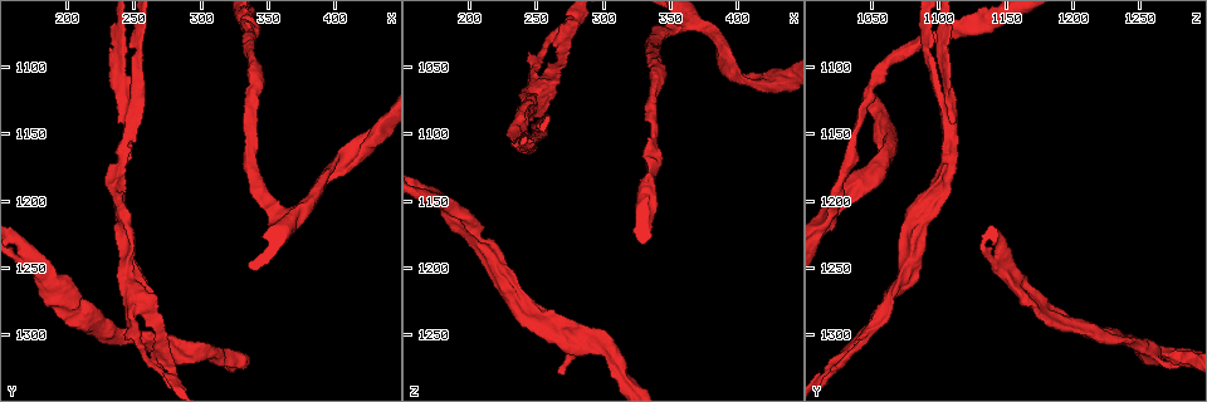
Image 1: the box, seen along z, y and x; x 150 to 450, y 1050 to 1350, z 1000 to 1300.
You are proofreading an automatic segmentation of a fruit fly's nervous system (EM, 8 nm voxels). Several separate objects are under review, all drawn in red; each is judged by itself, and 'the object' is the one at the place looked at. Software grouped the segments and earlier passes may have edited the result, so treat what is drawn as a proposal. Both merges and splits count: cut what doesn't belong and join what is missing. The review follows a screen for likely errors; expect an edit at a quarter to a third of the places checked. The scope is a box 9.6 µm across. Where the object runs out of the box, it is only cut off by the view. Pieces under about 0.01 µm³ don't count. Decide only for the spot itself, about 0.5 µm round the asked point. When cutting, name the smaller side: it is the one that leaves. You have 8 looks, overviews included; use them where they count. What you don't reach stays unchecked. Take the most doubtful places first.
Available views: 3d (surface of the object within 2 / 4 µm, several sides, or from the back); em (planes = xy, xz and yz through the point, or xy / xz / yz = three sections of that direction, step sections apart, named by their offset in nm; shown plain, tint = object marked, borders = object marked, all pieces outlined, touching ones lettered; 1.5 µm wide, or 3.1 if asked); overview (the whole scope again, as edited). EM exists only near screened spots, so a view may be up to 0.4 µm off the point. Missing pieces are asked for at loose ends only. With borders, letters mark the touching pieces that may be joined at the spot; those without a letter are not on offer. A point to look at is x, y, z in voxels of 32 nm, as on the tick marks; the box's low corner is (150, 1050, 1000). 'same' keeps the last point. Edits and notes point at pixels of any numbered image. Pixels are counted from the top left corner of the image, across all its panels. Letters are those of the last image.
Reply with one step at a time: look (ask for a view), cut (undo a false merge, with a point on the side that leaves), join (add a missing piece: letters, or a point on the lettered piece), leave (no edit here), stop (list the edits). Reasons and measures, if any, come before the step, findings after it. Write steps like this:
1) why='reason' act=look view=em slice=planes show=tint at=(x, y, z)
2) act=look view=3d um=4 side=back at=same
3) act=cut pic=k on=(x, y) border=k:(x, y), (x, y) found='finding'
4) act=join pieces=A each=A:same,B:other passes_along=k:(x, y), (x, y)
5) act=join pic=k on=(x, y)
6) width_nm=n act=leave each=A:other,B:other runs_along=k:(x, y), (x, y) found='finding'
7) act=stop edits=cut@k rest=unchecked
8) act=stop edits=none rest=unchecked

why='two arms at a narrow angle' act=look view=3d um=2 at=(246, 1140, 1106)

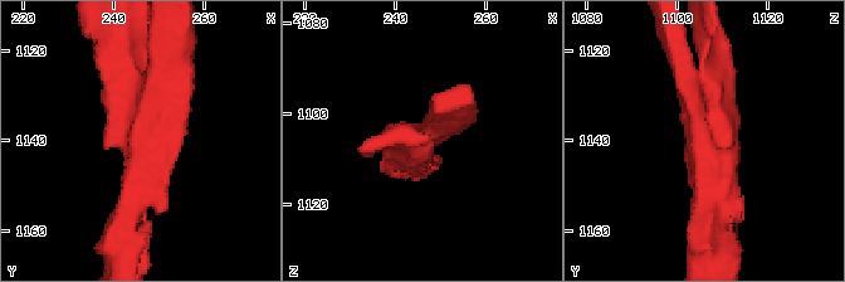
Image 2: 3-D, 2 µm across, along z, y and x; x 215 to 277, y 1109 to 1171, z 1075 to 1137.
arms=4 why='shape alone is not enough' act=look view=em slice=planes show=tint at=(247, 1139, 1106)

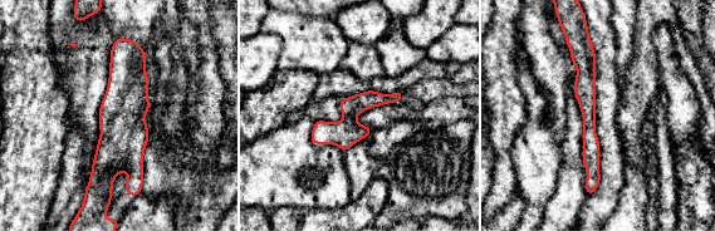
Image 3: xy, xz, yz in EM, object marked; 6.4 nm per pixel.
act=look view=em slice=planes show=borders at=same

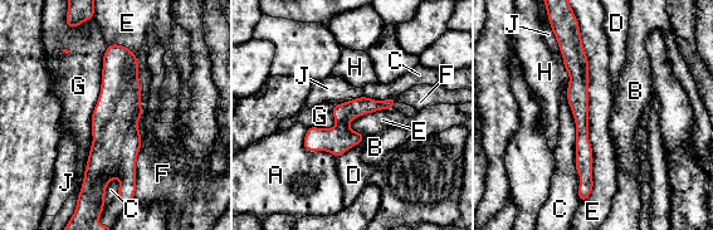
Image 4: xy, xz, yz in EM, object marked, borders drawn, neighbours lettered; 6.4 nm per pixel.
longest_contact=E:1100nm act=cut pic=4 on=(350, 109) each=A:other,B:other,C:other,D:other,E:other,F:other,G:other,H:other,J:other part_leaving=4:(116, 47), (115, 150), (99, 192) found='two neurons meet here'

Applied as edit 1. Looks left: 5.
why='redraw' act=look view=overview

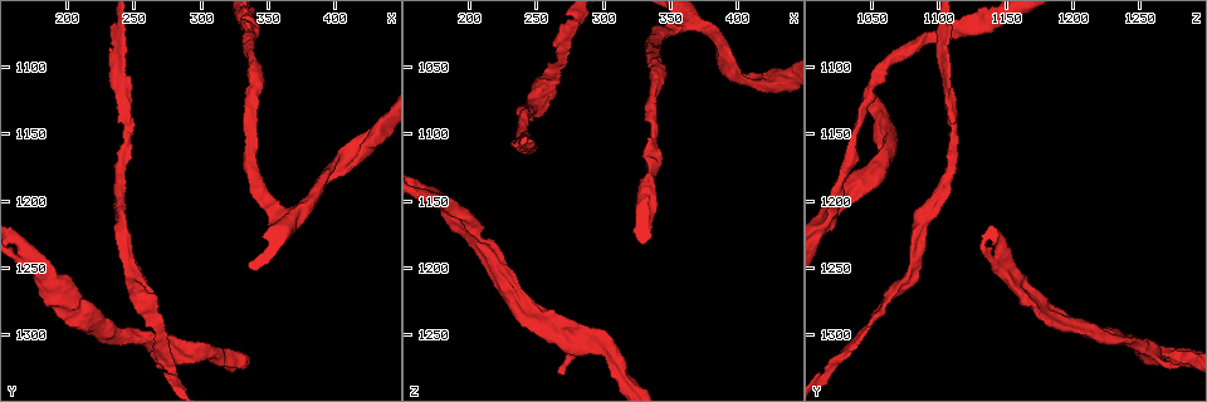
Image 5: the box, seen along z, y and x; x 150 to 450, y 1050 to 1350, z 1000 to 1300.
why='thick turns thin' act=look view=em slice=planes show=borders at=(398, 1178, 1060)

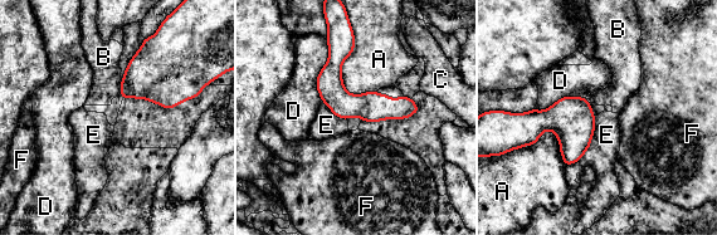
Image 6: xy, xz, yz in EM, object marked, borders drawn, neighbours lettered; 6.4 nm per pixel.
act=leave each=A:other,B:other,C:other,D:other,E:other,F:other runs_along=6:(350, 40), (335, 87), (414, 109) found='all the same neuron'

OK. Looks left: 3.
why='free end' act=look view=em slice=planes show=plain at=(268, 1324, 1282)

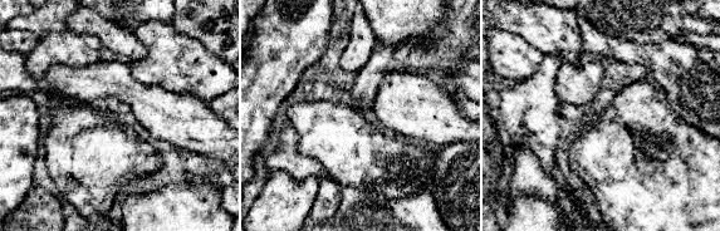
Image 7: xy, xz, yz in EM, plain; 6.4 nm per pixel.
act=look view=em slice=planes show=borders at=same

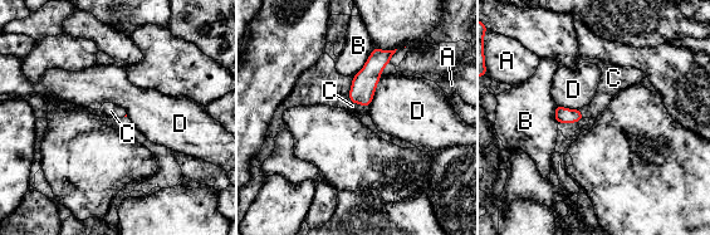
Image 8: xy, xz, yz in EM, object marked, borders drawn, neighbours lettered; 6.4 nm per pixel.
act=join pieces=C each=A:other,B:other,C:same,D:other passes_along=8:(362, 91), (357, 102), (352, 106) found='the neuron continues'

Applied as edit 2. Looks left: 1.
act=stop edits=cut@4,join@8 rest=unchecked

